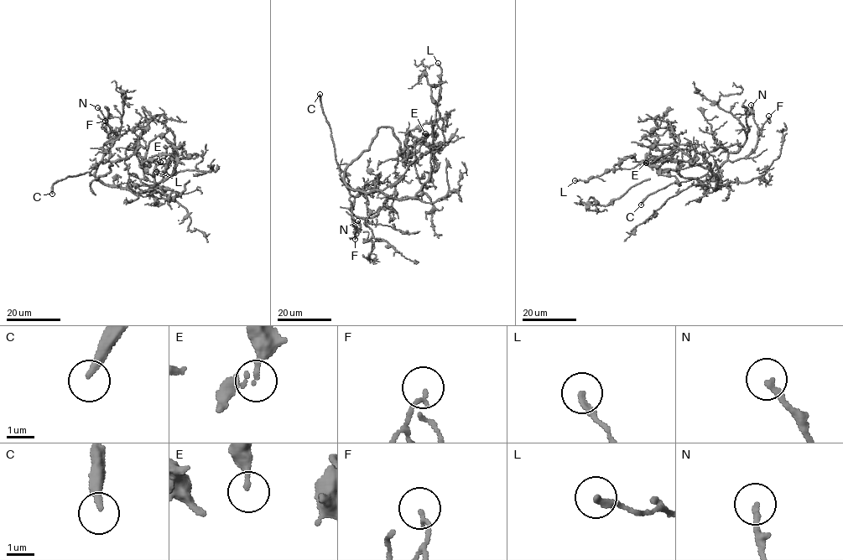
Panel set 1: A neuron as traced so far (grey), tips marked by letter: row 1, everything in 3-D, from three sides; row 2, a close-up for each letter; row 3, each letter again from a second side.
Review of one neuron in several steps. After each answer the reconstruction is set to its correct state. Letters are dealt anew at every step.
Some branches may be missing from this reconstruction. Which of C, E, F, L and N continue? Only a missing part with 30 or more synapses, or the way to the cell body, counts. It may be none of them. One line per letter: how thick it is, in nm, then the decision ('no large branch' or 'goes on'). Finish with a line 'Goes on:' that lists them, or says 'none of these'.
C: 240 nm | goes on
E: 180 nm | no large branch
F: 120 nm | no large branch
L: 170 nm | no large branch
N: 190 nm | no large branch
Goes on: C

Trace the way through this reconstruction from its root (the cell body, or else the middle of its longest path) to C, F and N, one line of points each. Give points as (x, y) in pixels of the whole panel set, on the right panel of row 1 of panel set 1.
C: (715, 184), (715, 189), (717, 189), (721, 185), (715, 177), (707, 174), (671, 183), (650, 193), (641, 204)
F: (715, 184), (717, 189), (721, 185), (715, 175), (725, 162), (745, 158), (755, 147), (768, 116)
N: (715, 184), (717, 189), (721, 185), (715, 175), (725, 162), (745, 158), (757, 142), (758, 127), (751, 105)

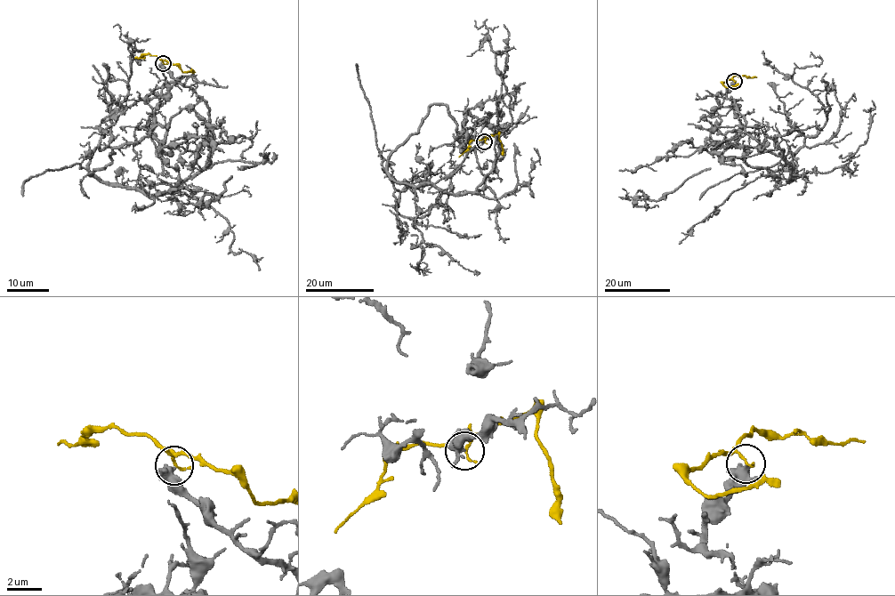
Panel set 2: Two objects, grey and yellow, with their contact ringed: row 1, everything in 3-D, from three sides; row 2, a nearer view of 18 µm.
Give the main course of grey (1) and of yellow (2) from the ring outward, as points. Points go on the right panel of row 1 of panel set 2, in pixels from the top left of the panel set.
1: (734, 82), (726, 95), (745, 130), (792, 181), (793, 157), (826, 121), (793, 80), (822, 61), (810, 56)
2: (734, 81), (730, 79), (723, 84), (728, 87), (741, 85)

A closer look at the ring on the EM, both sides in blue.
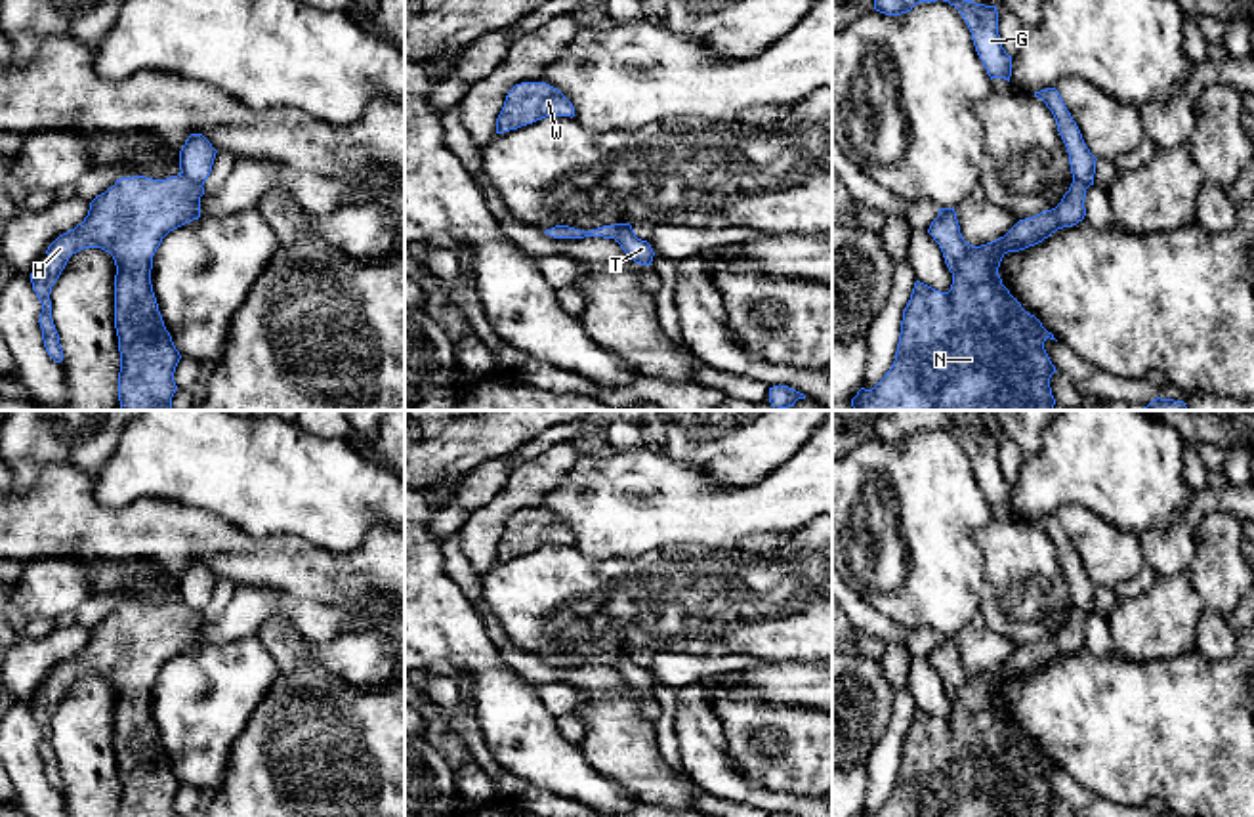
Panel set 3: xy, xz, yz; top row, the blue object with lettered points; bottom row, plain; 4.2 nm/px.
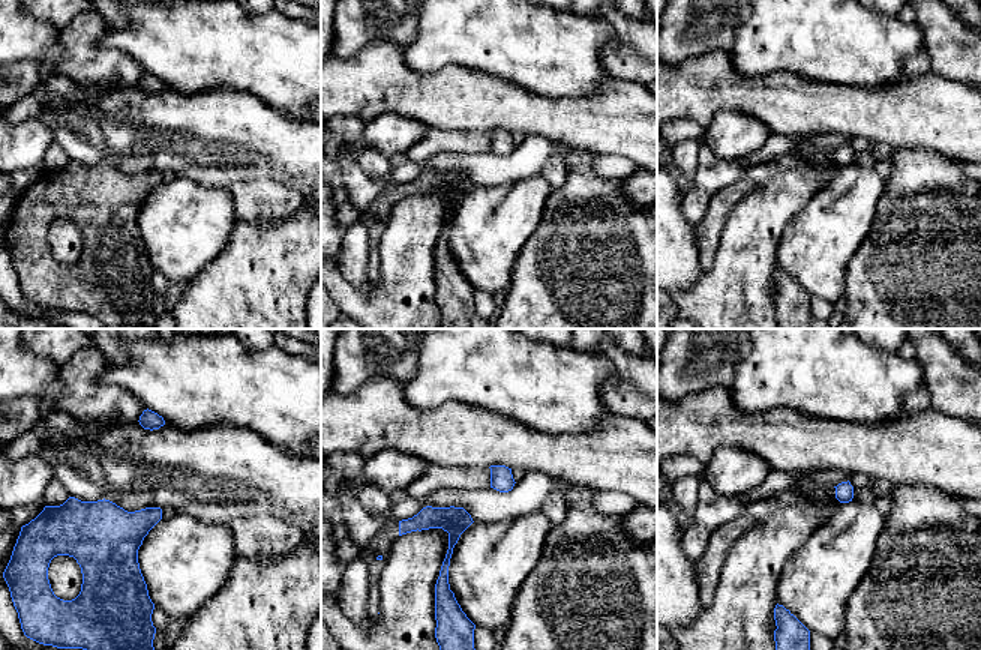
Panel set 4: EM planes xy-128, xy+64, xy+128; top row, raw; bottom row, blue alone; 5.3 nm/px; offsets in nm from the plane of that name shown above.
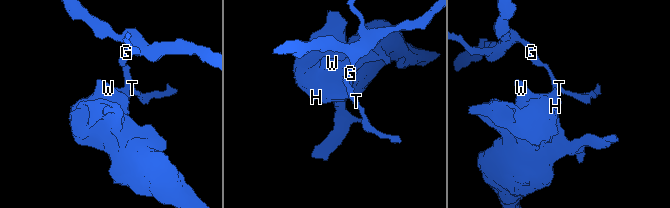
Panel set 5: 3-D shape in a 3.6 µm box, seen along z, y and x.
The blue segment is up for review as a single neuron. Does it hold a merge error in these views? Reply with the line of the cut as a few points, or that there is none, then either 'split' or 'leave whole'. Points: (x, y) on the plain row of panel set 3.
xy (182, 600), (201, 613) | split

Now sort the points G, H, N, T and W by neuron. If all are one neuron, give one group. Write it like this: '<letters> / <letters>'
G T / H N W

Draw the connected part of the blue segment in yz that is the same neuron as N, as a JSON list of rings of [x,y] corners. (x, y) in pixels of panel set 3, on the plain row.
[[[1073,607],[1055,636],[1019,647],[1004,664],[981,674],[964,668],[954,636],[939,636],[928,660],[952,701],[951,718],[939,720],[920,708],[914,710],[903,739],[895,788],[872,817],[1052,817],[1050,806],[1057,798],[1044,769],[1055,765],[1010,722],[998,695],[1008,680],[1035,674],[1057,657],[1082,649],[1086,617],[1086,611]]]

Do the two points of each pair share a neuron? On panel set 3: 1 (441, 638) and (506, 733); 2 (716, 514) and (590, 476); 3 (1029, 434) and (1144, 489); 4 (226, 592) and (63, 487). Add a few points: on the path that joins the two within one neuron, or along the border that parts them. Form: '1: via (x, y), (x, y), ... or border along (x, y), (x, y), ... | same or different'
1: via (466, 655), (495, 684), (506, 709) | same
2: via (686, 508), (655, 501), (621, 501) | same
3: border along (1044, 430), (1039, 445) | different
4: border along (218, 577), (226, 577), (235, 586) | different

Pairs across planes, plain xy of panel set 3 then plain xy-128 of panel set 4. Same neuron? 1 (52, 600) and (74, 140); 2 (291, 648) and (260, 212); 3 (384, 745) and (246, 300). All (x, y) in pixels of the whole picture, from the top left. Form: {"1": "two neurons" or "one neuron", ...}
{"1": "two neurons", "2": "one neuron", "3": "one neuron"}

